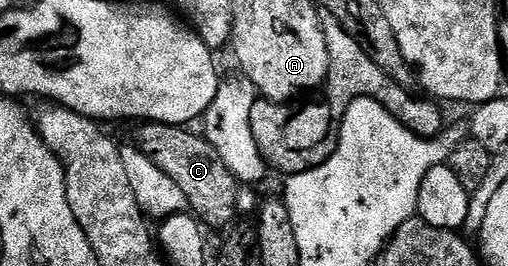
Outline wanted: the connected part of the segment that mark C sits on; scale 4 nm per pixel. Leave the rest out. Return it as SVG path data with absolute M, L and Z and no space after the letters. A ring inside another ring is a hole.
M141 122L136 131L135 146L186 193L186 201L191 214L205 228L224 227L228 229L233 226L237 218L236 196L238 182L230 169L222 163L222 158L215 152L214 147L207 142L203 134L195 135L192 129L174 123L149 123Z

